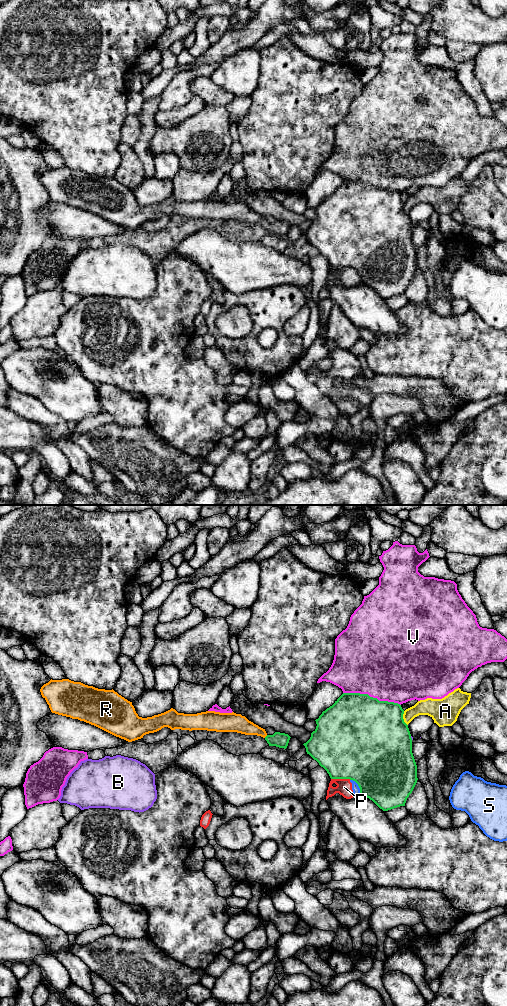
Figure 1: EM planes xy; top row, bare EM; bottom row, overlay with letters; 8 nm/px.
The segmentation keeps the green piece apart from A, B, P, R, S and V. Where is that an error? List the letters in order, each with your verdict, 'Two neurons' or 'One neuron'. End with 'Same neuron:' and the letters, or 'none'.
A: Two neurons
B: Two neurons
P: Two neurons
R: One neuron
S: Two neurons
V: Two neurons
Same neuron: R

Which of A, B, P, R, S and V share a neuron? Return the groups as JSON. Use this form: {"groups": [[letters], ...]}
{"groups": [["A"], ["B"], ["P", "S"], ["R"], ["V"]]}

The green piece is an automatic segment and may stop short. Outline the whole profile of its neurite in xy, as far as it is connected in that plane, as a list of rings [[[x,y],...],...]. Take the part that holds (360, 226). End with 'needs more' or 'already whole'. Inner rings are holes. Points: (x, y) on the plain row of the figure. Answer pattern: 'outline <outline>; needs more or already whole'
outline [[[343,181],[335,191],[316,207],[316,217],[303,233],[331,267],[350,267],[360,276],[360,284],[372,288],[380,297],[388,299],[405,294],[417,271],[417,253],[412,241],[412,226],[403,207],[404,198],[394,190],[379,189],[368,182]]]; already whole

